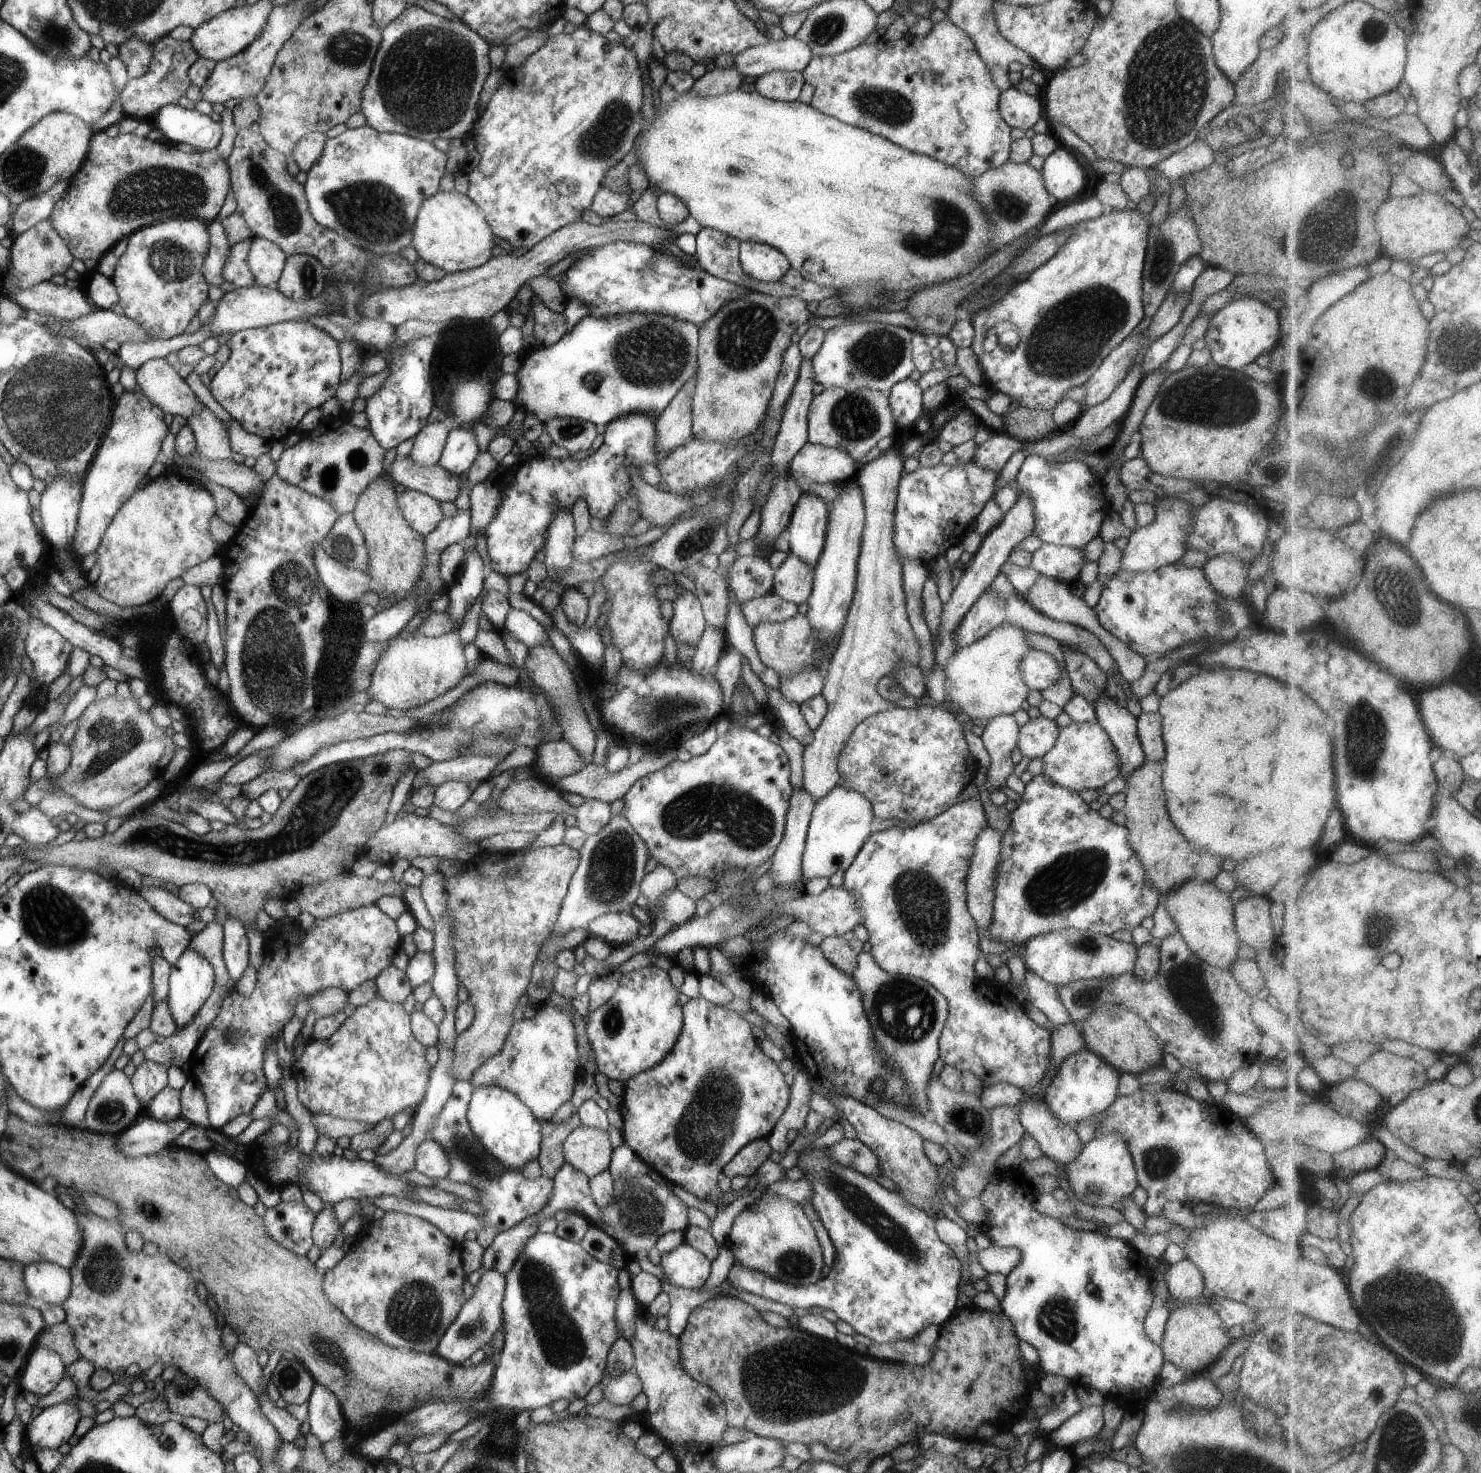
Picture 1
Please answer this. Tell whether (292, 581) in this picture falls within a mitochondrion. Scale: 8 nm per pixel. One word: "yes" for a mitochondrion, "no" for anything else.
yes

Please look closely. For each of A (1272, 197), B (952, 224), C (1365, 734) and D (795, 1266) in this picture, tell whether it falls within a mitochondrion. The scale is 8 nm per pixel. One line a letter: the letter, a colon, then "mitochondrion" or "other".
A: other
B: mitochondrion
C: mitochondrion
D: mitochondrion

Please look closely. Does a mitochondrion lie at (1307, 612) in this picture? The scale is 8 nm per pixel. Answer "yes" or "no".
no

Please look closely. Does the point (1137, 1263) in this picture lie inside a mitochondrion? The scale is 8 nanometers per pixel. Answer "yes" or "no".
no

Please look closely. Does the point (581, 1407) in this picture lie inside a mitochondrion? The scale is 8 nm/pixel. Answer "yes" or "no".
no

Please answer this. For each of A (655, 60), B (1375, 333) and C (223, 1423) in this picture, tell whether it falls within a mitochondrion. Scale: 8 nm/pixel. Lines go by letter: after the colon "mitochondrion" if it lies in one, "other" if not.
A: other
B: other
C: other

